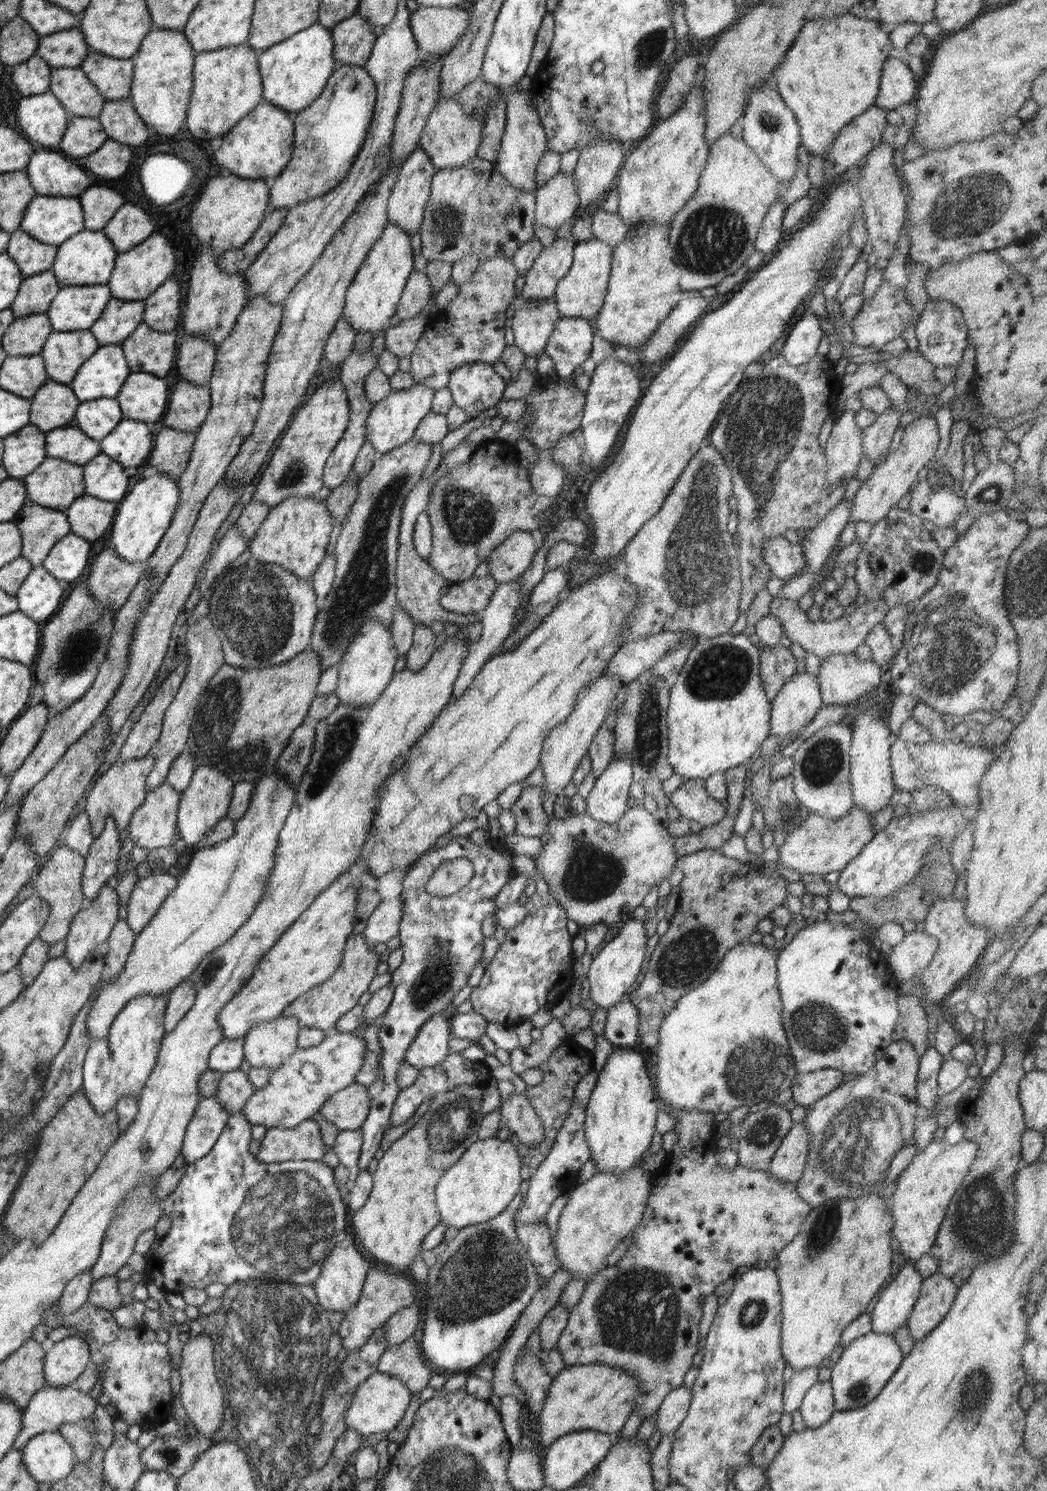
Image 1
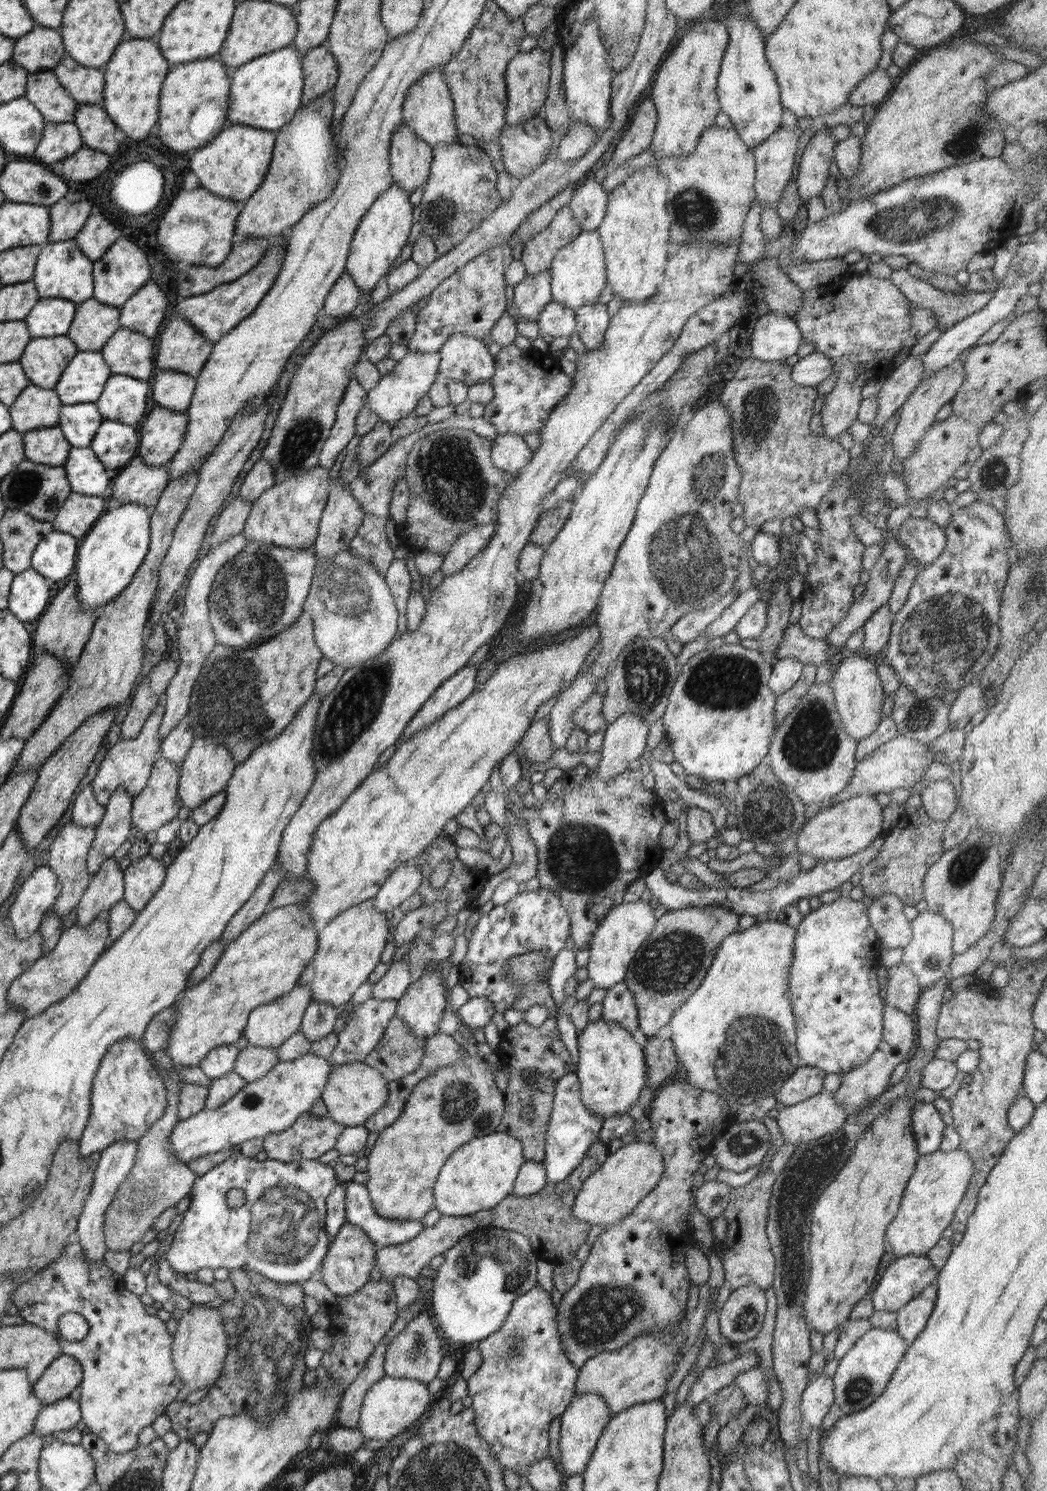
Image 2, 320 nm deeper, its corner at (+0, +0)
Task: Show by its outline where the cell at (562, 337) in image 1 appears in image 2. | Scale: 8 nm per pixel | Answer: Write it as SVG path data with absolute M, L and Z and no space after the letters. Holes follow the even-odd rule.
M550 301L545 304L537 318L540 337L550 335L571 336L577 325L575 311L558 301Z

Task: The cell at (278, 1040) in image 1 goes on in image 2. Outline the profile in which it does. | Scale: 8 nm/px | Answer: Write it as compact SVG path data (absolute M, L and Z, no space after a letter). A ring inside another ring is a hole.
M294 985L290 992L278 997L269 1003L257 1006L250 1012L245 1032L245 1036L252 1046L261 1046L277 1049L292 1034L301 1029L301 1022L306 1008L312 1001L312 991L306 985Z

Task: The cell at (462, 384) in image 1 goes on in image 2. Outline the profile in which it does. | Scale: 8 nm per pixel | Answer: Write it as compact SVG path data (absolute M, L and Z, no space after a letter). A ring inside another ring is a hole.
M462 333L450 335L439 350L440 378L463 382L466 386L488 381L495 371L495 358L482 339Z

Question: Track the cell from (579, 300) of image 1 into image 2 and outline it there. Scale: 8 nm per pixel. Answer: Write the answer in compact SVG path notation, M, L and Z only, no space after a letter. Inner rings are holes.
M583 230L574 240L570 241L570 244L559 248L550 263L548 274L550 274L554 301L574 311L582 305L598 301L600 292L604 290L607 283L605 254L598 232Z

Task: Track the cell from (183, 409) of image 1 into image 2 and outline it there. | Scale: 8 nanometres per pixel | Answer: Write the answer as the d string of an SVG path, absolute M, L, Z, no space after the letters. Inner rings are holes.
M151 404L147 416L142 424L142 429L138 430L140 434L137 455L148 466L164 466L171 461L174 453L182 446L186 430L188 430L187 411L174 412L169 408Z

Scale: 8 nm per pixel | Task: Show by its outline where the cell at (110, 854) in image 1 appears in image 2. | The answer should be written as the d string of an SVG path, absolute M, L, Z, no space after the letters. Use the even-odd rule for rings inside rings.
M118 787L111 794L102 820L95 826L95 837L87 856L90 874L98 872L101 864L130 836L132 805L133 798L124 787Z

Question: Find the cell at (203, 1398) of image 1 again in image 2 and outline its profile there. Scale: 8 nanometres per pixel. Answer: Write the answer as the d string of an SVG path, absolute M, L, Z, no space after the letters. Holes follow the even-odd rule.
M193 1304L190 1310L185 1310L179 1319L176 1332L173 1334L172 1358L174 1369L184 1387L195 1392L216 1383L224 1368L227 1350L227 1336L222 1315L218 1308L209 1304Z

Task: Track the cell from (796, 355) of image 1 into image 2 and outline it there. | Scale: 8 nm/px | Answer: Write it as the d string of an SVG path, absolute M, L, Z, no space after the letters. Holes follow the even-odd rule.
M768 312L757 318L750 341L751 356L764 361L782 361L797 354L802 333L792 317Z

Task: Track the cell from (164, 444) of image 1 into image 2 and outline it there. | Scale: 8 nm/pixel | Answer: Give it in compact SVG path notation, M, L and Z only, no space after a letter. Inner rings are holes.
M136 455L124 468L116 472L111 499L120 504L144 504L151 512L170 482L168 469L169 462L164 466L148 466Z

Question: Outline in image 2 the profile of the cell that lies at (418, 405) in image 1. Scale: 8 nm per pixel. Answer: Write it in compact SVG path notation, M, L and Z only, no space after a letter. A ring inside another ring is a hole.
M408 351L395 365L392 372L380 377L378 384L367 391L367 405L379 420L394 426L400 418L408 416L416 408L416 403L427 394L432 383L440 378L439 352Z

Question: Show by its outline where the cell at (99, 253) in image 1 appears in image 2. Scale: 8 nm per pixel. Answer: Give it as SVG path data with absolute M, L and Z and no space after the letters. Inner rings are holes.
M75 239L46 243L37 256L34 278L31 282L35 285L40 298L58 297L79 304L93 297L93 264L94 261L80 250Z

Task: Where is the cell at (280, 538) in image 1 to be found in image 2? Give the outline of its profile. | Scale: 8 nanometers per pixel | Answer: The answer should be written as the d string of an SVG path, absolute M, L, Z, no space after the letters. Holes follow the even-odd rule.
M320 465L302 474L275 482L251 503L251 511L241 532L248 541L291 549L305 549L315 543L319 522L327 501L328 471Z

